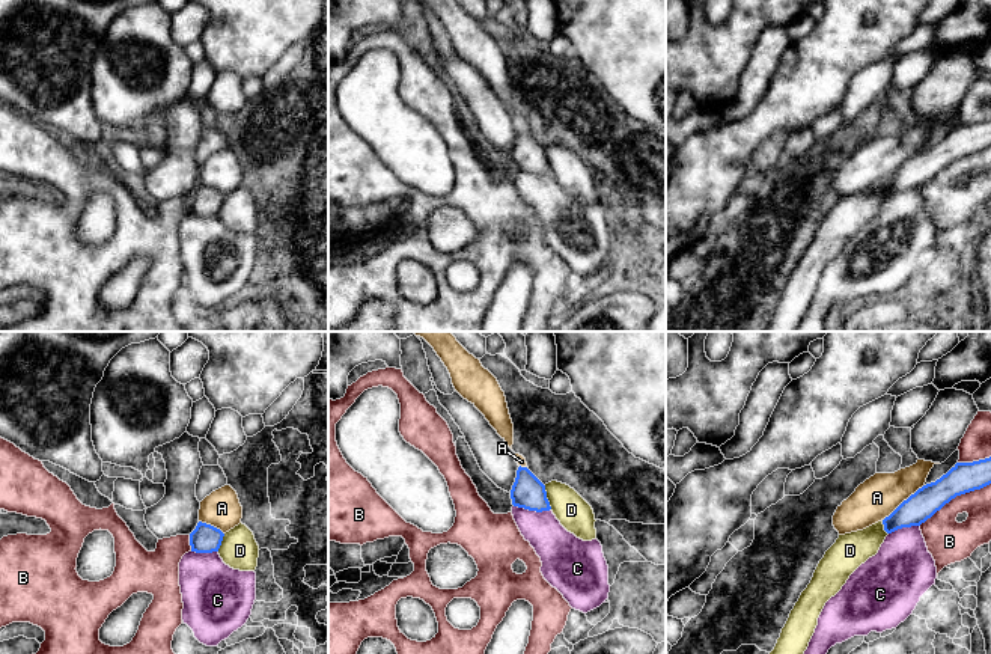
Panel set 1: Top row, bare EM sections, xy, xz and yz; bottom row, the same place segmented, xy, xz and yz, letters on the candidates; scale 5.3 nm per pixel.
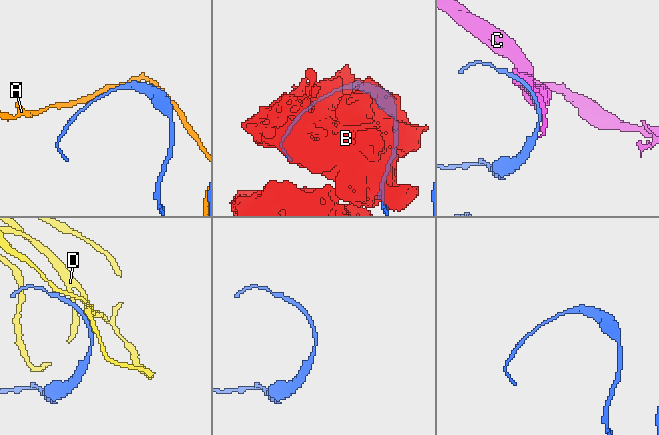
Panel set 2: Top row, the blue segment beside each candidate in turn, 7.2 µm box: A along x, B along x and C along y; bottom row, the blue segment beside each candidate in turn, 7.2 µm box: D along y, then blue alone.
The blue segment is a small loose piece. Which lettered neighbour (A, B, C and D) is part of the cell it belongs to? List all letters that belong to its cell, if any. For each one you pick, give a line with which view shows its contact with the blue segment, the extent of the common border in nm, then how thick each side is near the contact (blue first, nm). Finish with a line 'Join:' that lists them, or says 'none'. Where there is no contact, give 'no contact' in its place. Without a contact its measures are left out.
D: xz | 130 nm | 180/180 nm
Join: D

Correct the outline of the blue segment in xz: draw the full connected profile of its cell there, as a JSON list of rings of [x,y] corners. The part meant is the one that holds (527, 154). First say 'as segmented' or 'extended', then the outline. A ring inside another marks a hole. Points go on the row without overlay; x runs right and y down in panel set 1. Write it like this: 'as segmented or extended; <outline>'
extended; [[[518,130],[511,152],[512,167],[529,173],[553,173],[560,187],[577,200],[596,200],[592,169],[569,148],[551,143],[542,146],[527,130]]]

